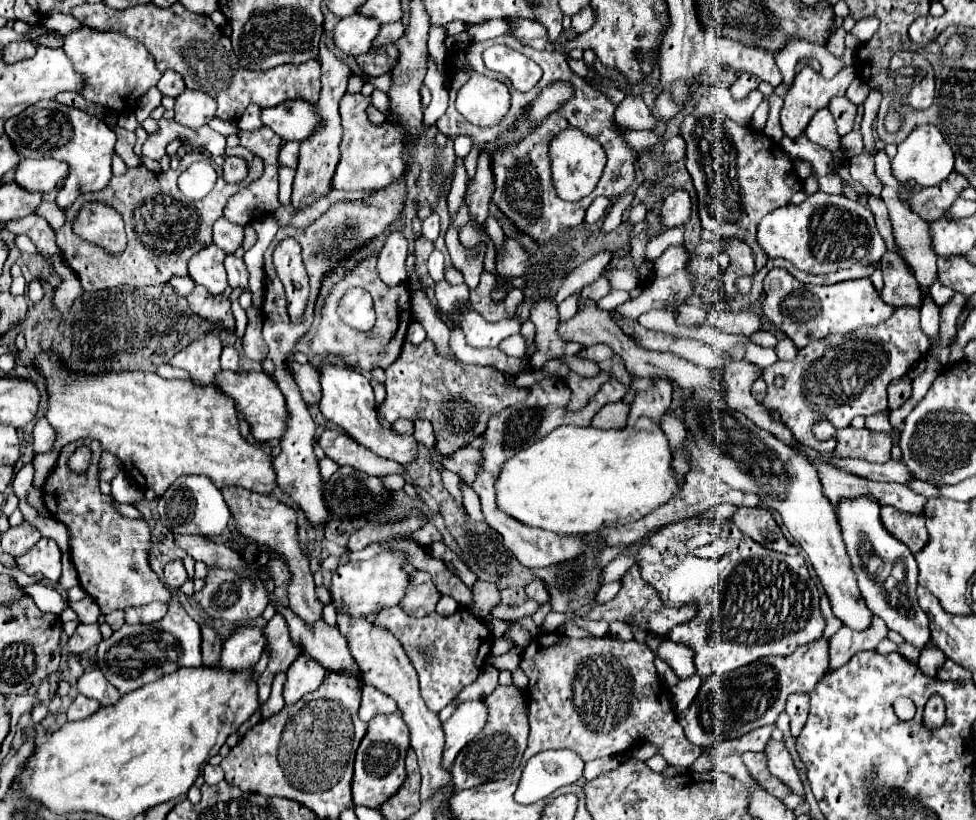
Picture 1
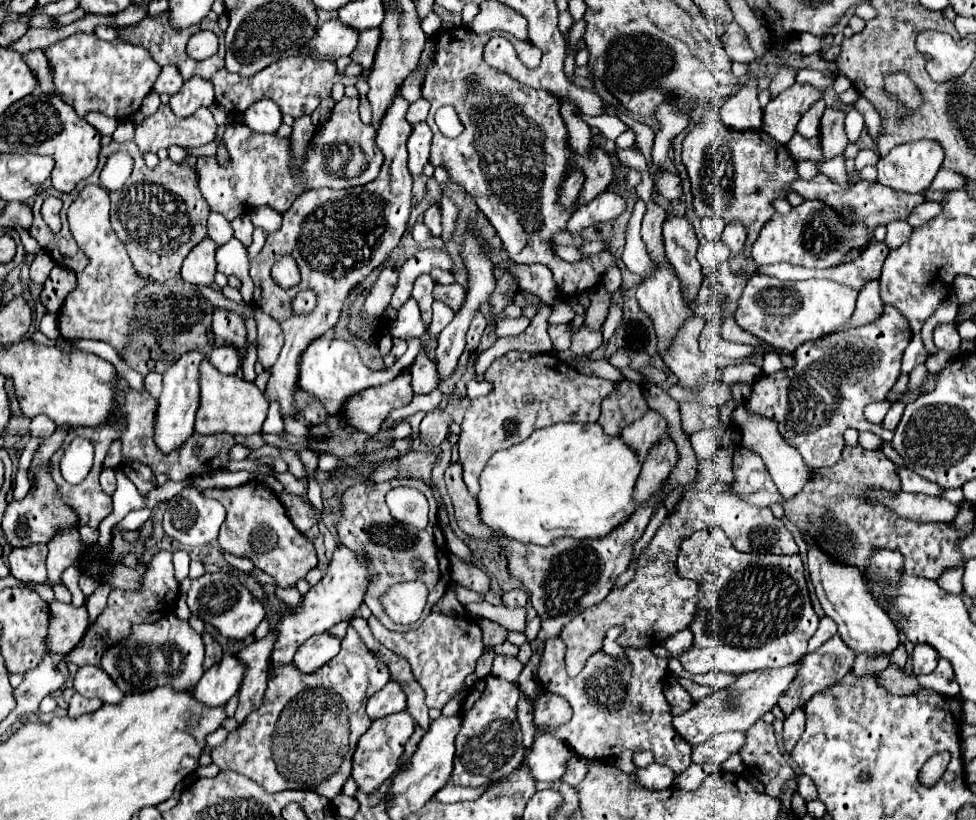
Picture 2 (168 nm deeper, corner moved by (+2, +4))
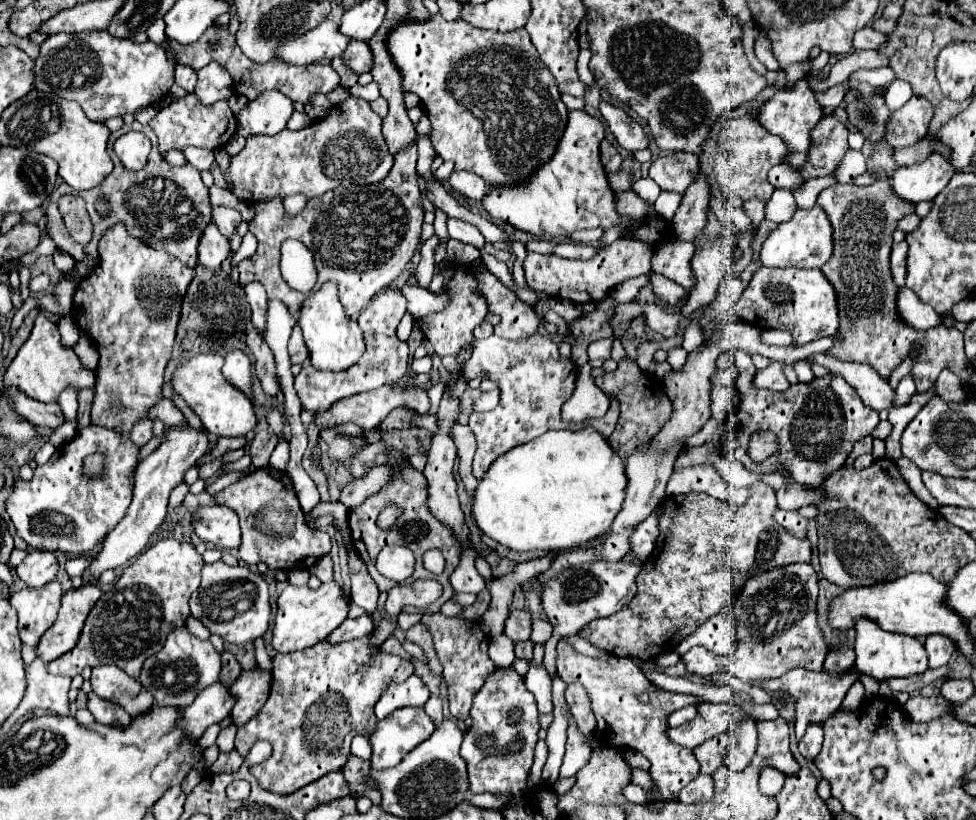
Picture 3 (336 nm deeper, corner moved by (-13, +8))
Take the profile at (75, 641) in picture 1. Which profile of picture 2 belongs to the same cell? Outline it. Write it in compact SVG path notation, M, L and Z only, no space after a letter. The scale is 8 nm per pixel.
M53 602L49 618L49 654L69 654L85 636L89 628L87 608L73 608L73 604Z

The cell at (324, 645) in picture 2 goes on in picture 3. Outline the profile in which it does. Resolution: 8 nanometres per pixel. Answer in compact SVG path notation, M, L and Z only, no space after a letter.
M364 614L360 618L346 618L340 628L336 628L328 640L332 642L346 642L346 640L354 640L354 638L362 638L368 636L374 630L374 618L370 614Z

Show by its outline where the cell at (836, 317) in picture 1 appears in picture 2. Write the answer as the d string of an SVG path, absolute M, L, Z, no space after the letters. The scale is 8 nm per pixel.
M755 272L743 290L735 320L745 332L793 354L799 344L823 338L831 330L845 326L855 312L857 294L859 290L833 280L781 282L773 276Z

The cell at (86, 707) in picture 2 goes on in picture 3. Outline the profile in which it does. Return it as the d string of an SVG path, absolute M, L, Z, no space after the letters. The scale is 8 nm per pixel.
M90 694L88 710L100 724L110 724L118 728L126 728L130 724L130 716L118 704L108 704L106 700L100 700L96 694Z

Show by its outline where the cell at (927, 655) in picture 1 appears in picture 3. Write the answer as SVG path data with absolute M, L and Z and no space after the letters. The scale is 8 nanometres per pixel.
M932 634L926 638L926 652L930 660L930 668L940 668L946 666L952 652L954 652L954 642L950 636L944 634Z

